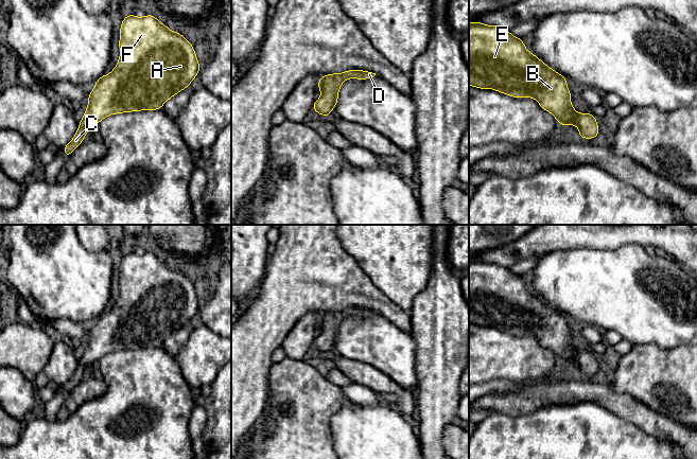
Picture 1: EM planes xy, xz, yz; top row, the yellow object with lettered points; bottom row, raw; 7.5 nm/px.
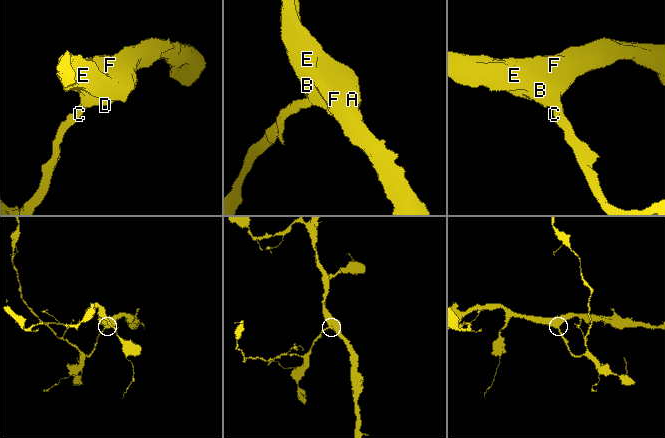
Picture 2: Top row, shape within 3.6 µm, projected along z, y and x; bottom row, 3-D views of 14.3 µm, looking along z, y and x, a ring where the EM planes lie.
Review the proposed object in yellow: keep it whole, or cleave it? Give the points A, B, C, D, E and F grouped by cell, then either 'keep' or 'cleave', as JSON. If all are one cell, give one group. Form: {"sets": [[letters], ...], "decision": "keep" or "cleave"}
{"sets": [["A", "B", "C", "D", "E", "F"]], "decision": "keep"}

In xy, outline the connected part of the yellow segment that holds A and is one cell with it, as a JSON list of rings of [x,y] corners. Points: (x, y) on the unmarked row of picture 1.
[[[127,252],[120,265],[120,295],[114,307],[102,313],[88,333],[88,343],[73,376],[64,385],[68,393],[84,378],[85,372],[104,355],[123,350],[157,348],[190,323],[201,303],[193,283],[179,270],[171,268],[154,252]]]

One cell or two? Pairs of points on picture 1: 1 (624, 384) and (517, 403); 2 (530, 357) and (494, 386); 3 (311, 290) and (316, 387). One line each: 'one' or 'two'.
1: two
2: two
3: two

